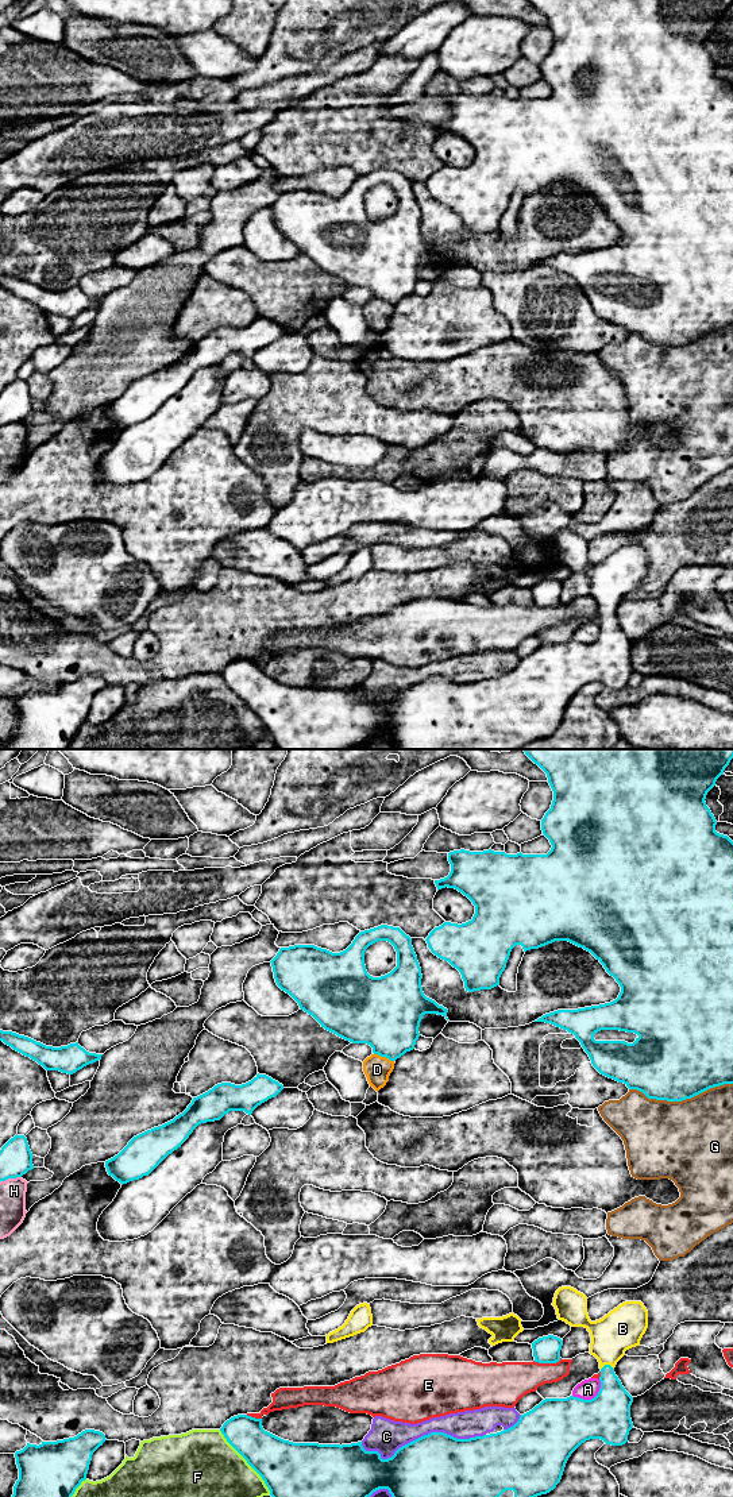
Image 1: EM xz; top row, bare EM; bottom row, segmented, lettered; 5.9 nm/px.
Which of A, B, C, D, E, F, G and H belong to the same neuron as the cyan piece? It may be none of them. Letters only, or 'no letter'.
B

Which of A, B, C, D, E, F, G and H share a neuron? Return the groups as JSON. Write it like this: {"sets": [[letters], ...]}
{"sets": [["A"], ["B"], ["C"], ["D"], ["E"], ["F"], ["G"], ["H"]]}

